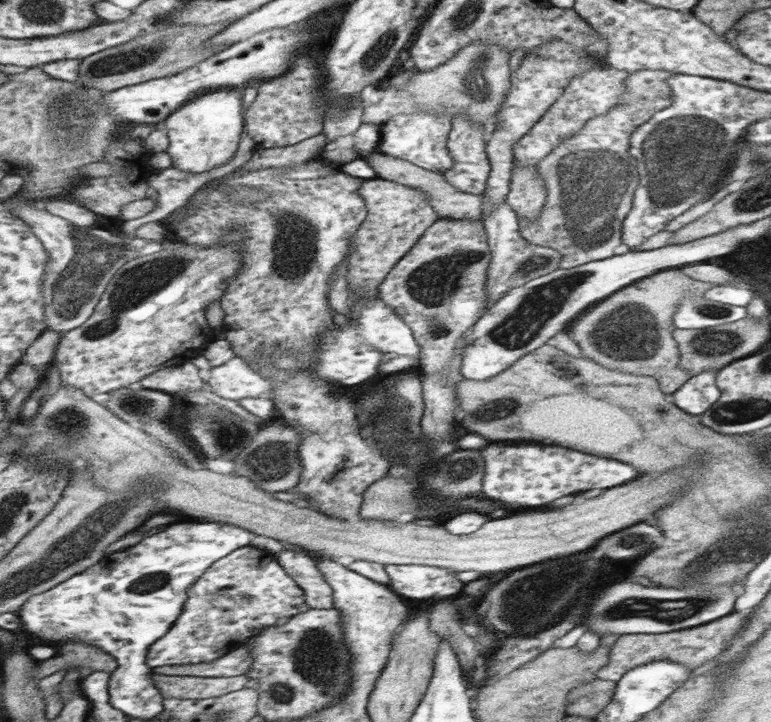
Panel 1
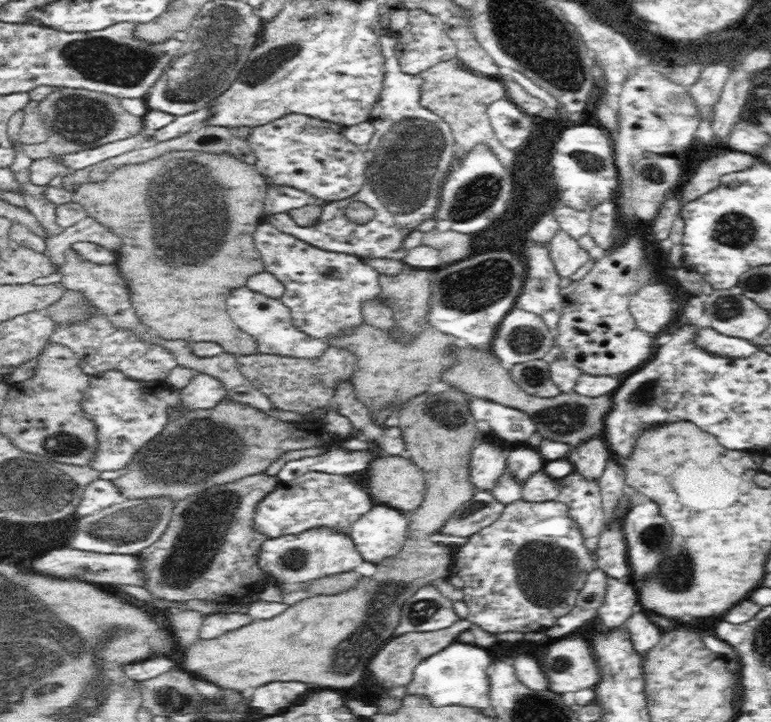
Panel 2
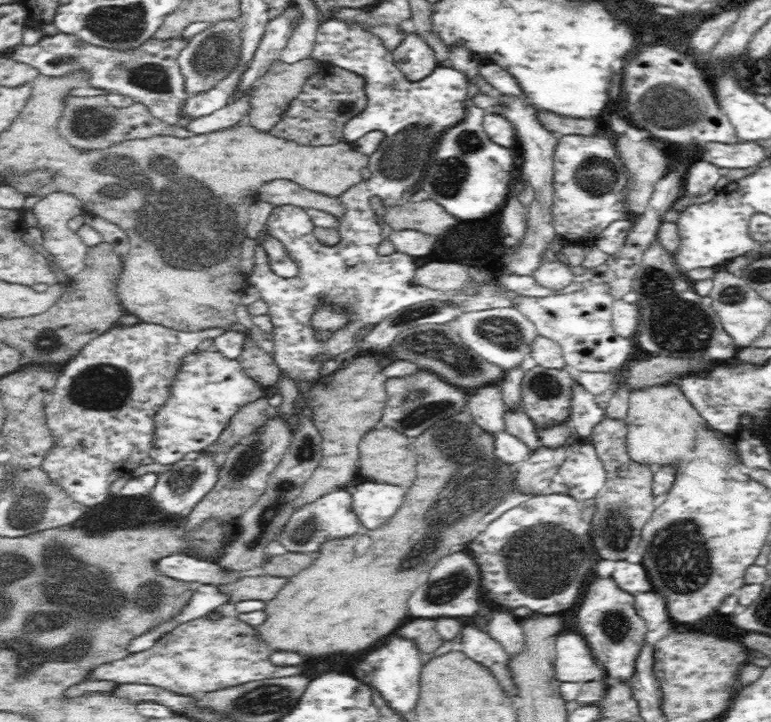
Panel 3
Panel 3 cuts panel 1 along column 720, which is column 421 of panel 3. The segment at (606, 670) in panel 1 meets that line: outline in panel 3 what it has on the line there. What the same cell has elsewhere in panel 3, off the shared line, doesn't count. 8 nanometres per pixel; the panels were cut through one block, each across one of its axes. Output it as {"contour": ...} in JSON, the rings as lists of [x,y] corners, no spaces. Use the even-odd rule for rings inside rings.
{"contour":[[[416,618],[414,622],[406,624],[400,628],[396,634],[404,636],[409,640],[414,640],[417,650],[420,650],[424,656],[429,657],[431,653],[444,644],[445,639],[440,636],[436,630],[436,619]]]}

